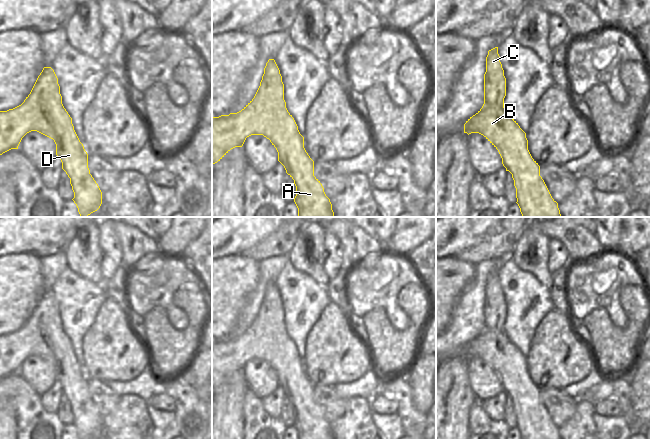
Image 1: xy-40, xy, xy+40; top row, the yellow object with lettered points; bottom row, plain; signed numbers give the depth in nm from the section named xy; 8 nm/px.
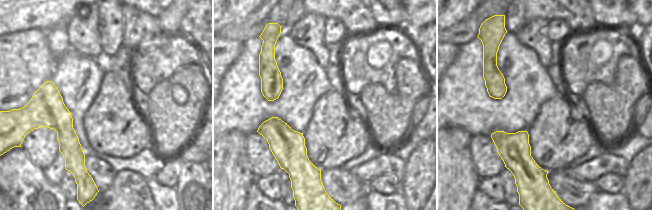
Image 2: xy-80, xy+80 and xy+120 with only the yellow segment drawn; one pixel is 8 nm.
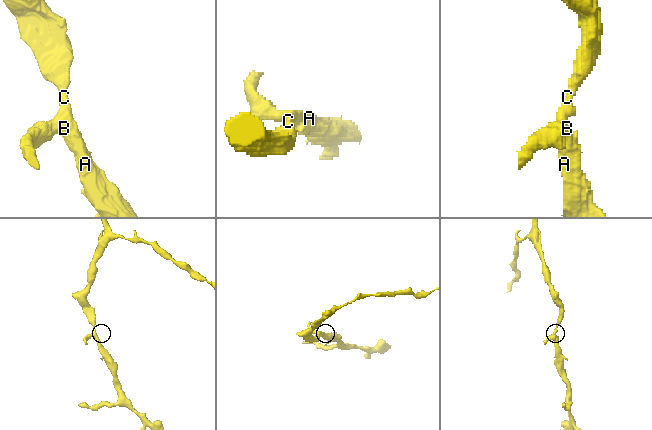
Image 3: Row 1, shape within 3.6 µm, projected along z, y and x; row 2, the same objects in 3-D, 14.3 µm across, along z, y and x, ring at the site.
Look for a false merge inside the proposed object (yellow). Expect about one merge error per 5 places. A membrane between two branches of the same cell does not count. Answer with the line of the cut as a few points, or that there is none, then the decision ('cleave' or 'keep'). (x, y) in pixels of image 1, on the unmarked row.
no cut; keep

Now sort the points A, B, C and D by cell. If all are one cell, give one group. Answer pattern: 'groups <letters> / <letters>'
groups A B C D

